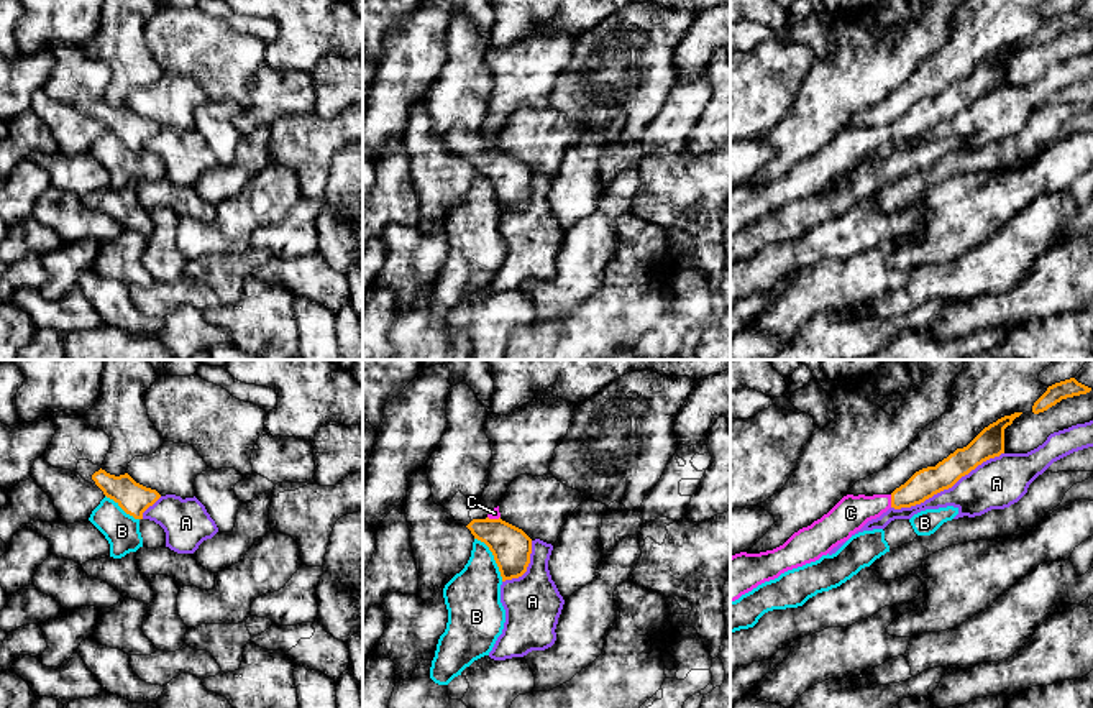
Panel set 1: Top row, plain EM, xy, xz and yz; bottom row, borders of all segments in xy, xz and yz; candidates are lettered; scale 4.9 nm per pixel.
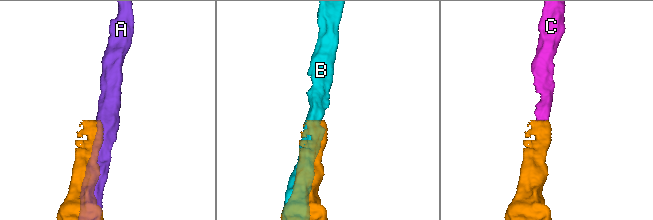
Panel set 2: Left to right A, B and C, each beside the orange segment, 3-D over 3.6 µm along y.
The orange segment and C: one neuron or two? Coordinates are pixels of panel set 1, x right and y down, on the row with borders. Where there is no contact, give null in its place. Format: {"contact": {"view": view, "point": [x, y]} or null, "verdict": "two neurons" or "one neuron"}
{"contact": {"view": "yz", "point": [891, 501]}, "verdict": "one neuron"}

